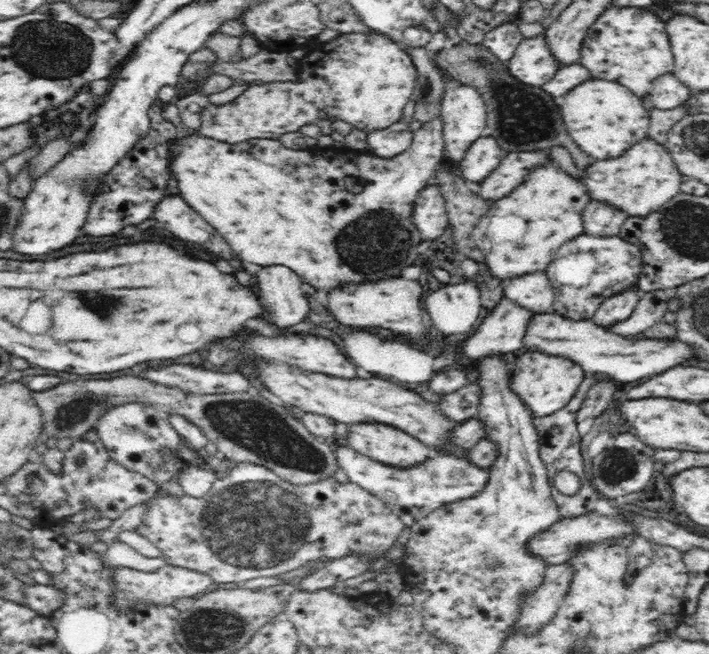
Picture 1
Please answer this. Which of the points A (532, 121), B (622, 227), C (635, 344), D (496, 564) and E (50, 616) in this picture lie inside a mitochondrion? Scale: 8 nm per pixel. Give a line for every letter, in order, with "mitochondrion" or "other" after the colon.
A: mitochondrion
B: other
C: other
D: mitochondrion
E: other

